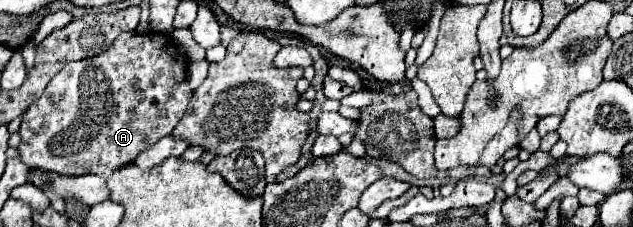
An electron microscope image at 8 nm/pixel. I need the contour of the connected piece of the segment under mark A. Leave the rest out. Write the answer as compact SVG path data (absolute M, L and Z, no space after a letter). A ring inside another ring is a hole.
M123 31L115 41L113 45L103 51L101 55L95 55L95 57L89 57L89 59L81 59L81 61L73 61L73 63L67 63L57 75L55 79L49 81L47 89L43 91L43 95L21 115L21 127L19 127L19 135L21 135L21 143L17 147L19 151L19 157L21 161L27 165L27 167L35 167L35 169L43 169L43 171L53 171L53 173L59 173L59 175L87 175L87 173L93 173L93 175L99 175L99 177L109 177L113 169L125 165L125 163L131 163L133 159L137 159L137 155L141 151L145 151L145 147L151 147L155 145L161 137L165 135L171 135L171 131L175 129L175 125L181 121L181 117L185 115L185 109L189 105L189 99L193 97L193 89L189 87L189 81L187 81L187 63L183 59L179 59L179 51L177 47L173 45L173 39L167 35L167 33L137 33L137 31Z

